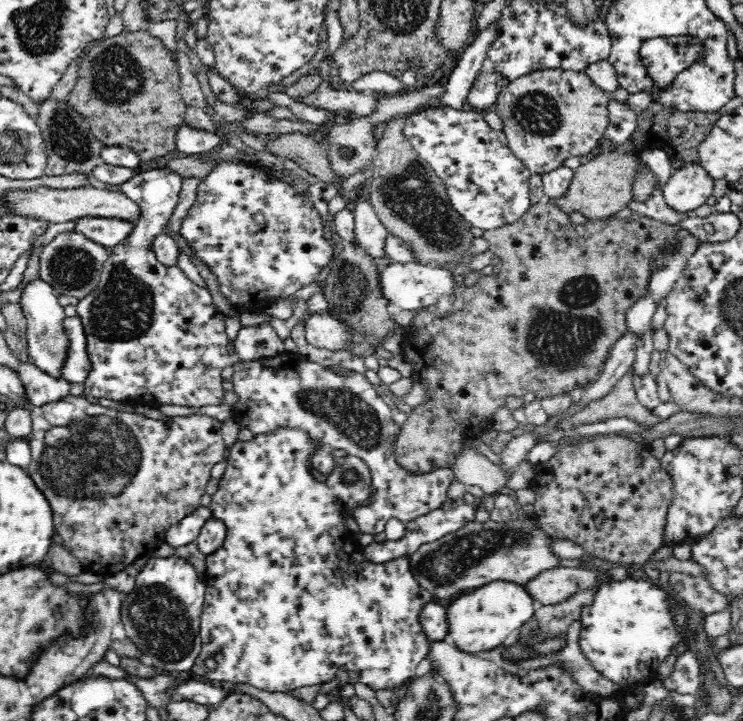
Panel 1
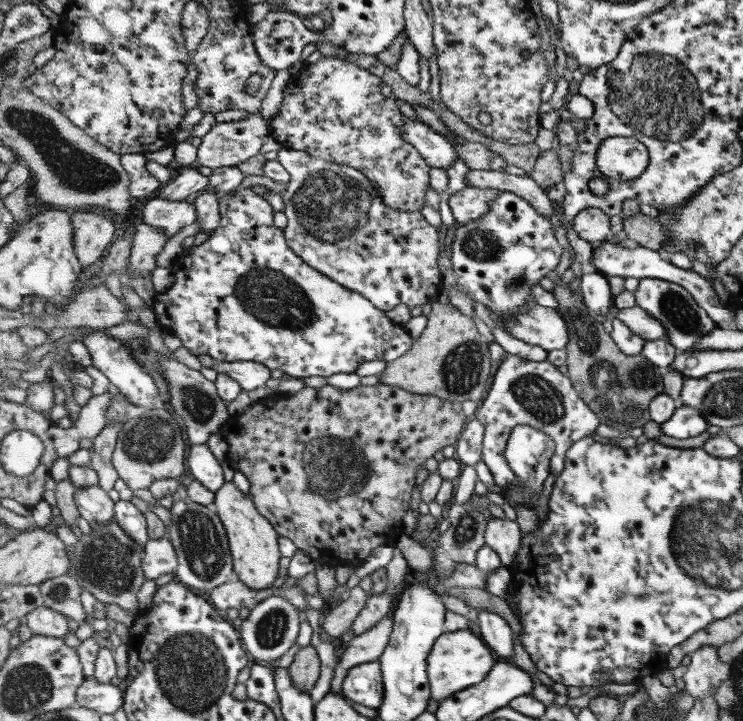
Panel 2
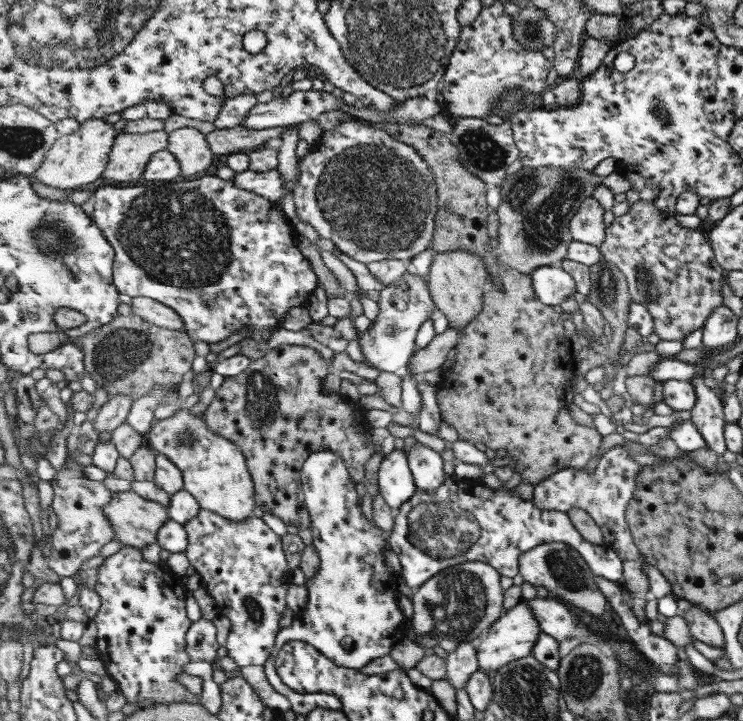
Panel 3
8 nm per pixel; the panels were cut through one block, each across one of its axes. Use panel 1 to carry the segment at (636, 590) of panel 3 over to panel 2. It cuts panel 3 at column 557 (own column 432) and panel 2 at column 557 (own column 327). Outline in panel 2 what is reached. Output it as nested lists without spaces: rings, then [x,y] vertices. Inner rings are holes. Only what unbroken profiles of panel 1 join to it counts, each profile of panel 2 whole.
[[[506,355],[500,362],[487,398],[475,410],[474,417],[485,425],[483,461],[499,486],[519,484],[519,476],[507,464],[506,458],[507,440],[517,425],[527,423],[552,436],[556,443],[552,469],[561,473],[569,451],[583,438],[598,438],[597,428],[602,423],[599,415],[575,389],[568,374],[563,374],[547,359],[526,360],[517,355]]]

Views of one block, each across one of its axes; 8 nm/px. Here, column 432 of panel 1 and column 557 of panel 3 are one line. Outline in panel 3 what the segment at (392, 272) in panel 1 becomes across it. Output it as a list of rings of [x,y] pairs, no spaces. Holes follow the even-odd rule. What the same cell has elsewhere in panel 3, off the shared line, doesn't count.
[[[559,265],[541,266],[531,274],[534,291],[541,302],[558,308],[570,296],[577,295],[575,280]]]

